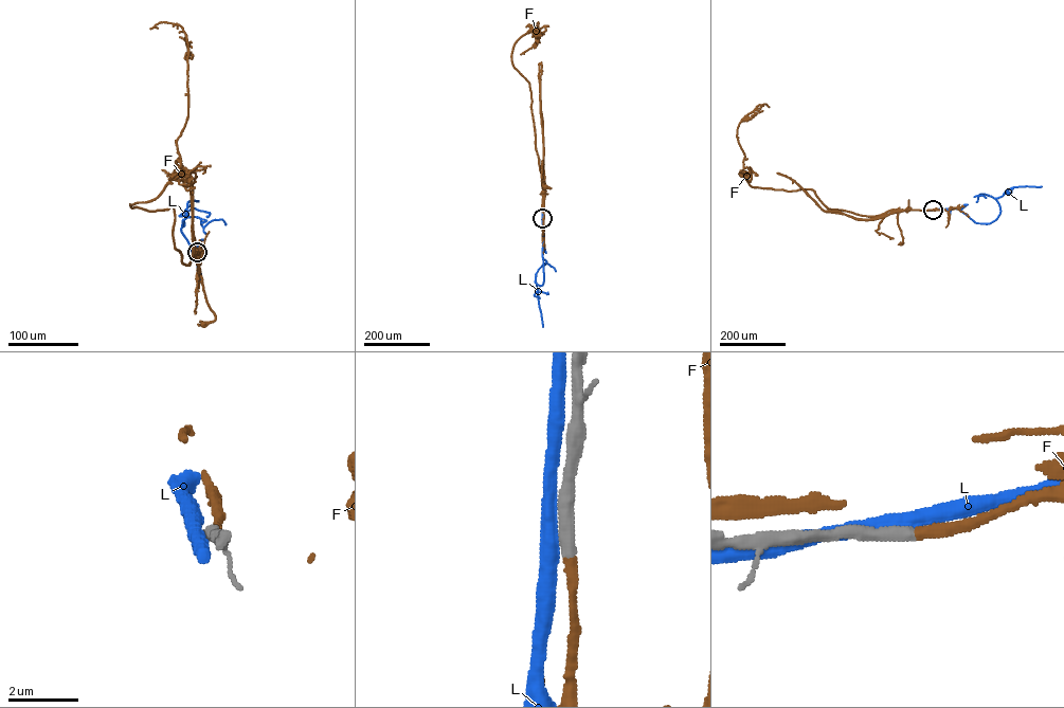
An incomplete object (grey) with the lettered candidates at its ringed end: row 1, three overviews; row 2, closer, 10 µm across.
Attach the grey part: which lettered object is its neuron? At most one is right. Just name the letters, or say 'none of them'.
F

